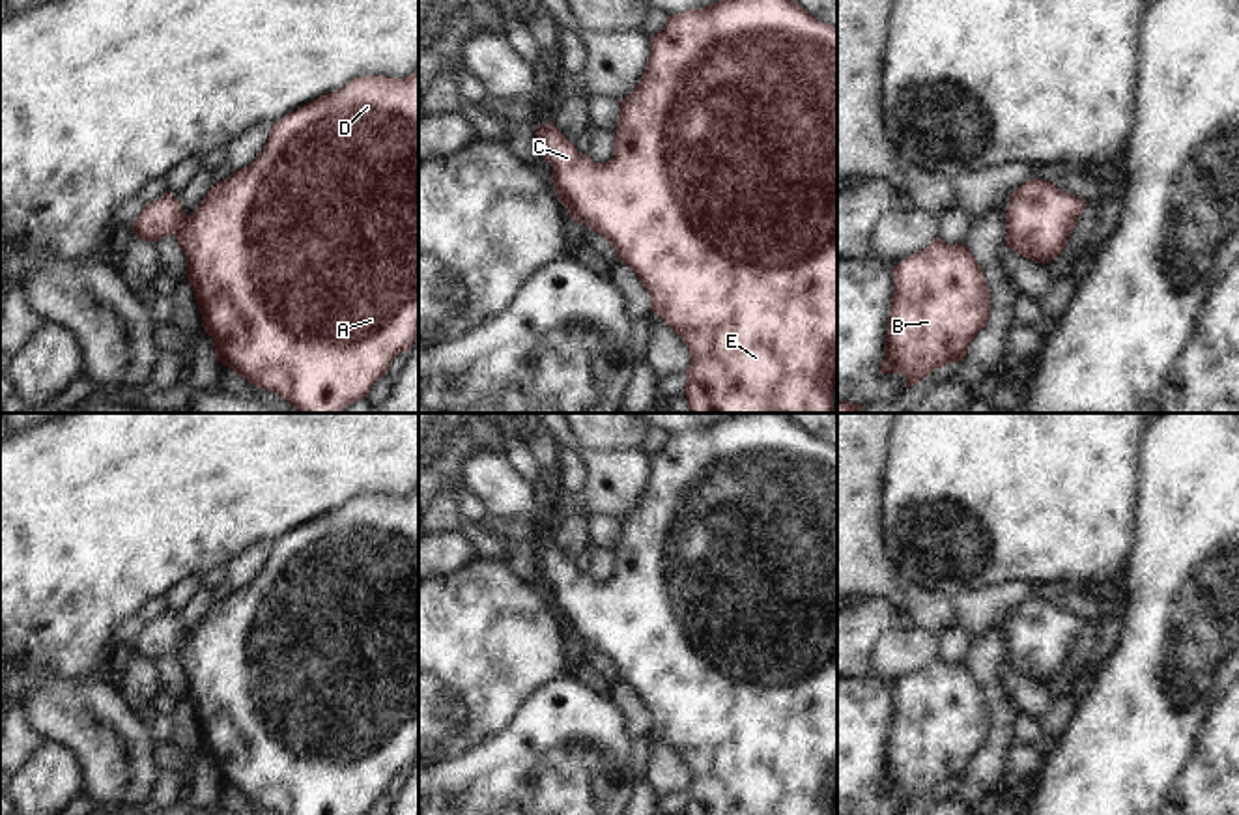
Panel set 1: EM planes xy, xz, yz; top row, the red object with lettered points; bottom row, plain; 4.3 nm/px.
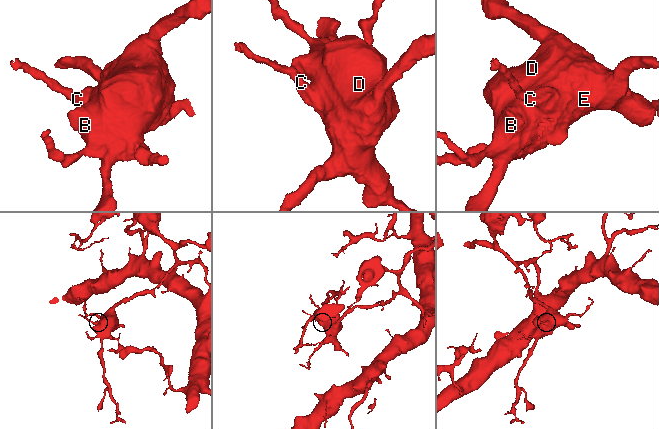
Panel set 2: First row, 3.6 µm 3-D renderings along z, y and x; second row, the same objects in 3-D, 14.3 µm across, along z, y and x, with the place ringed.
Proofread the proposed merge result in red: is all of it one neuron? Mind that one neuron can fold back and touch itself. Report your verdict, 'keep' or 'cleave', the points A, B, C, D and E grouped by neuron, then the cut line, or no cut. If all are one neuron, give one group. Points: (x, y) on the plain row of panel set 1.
keep | A B C D E | no cut

